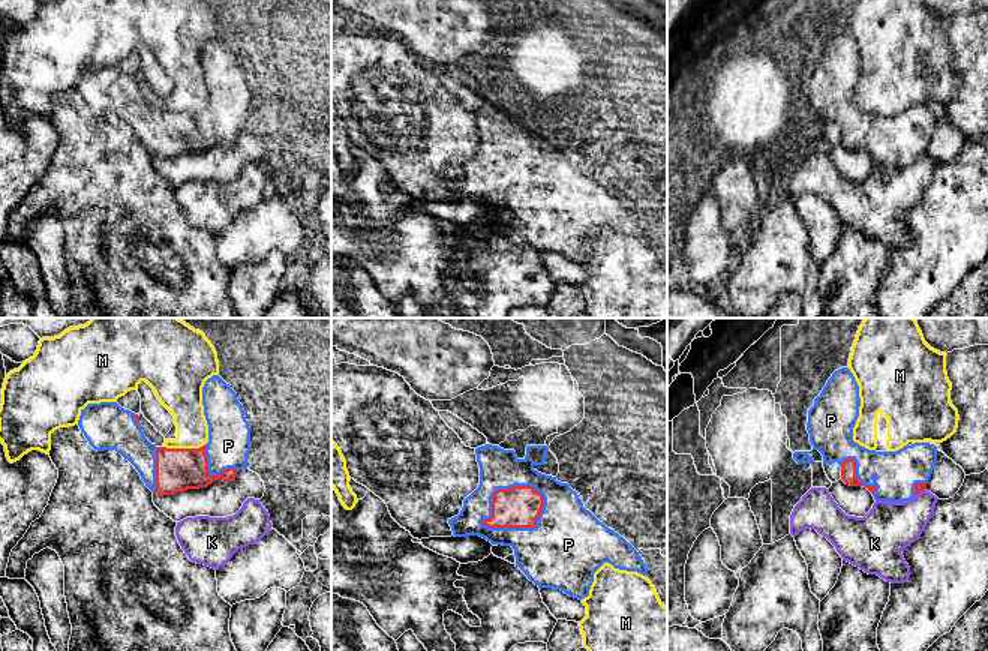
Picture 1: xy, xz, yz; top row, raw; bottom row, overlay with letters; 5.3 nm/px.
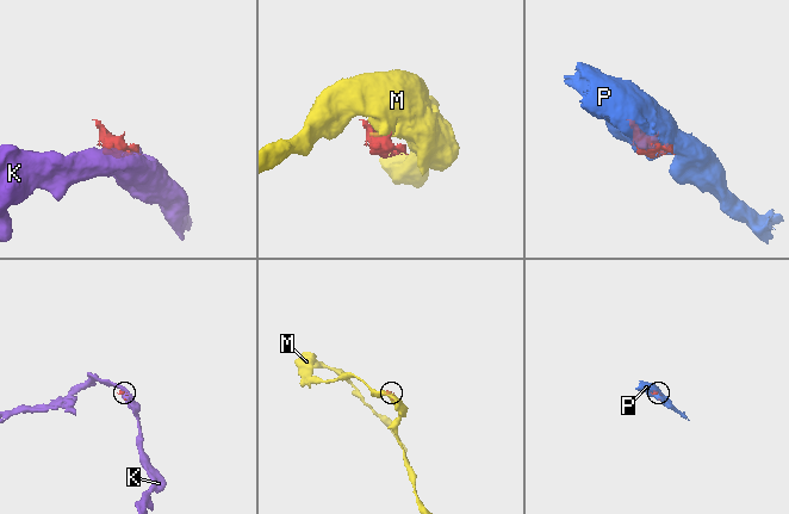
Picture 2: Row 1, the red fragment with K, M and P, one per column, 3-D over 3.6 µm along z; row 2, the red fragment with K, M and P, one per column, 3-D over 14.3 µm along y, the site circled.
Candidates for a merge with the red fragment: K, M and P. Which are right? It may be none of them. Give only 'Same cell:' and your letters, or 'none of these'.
Same cell: P

